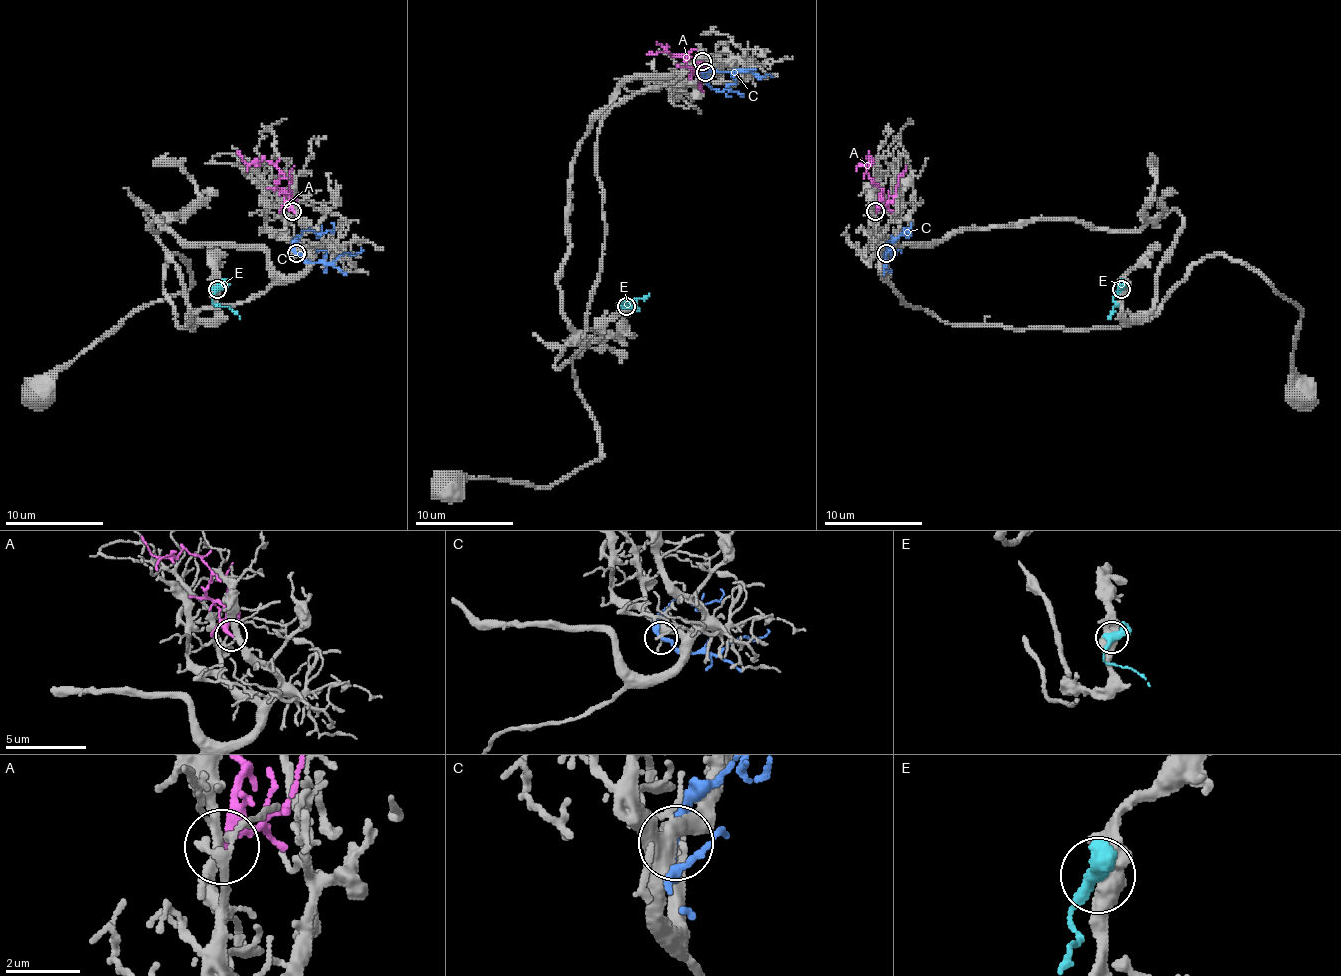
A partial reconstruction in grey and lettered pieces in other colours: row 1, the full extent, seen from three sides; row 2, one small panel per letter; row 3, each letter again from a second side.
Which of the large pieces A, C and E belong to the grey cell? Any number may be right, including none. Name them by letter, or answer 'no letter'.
A

